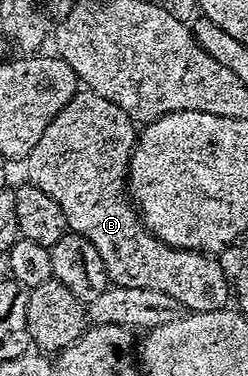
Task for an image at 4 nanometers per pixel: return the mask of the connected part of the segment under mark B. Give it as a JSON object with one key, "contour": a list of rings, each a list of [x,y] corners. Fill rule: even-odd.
{"contour":[[[79,91],[75,93],[73,99],[60,110],[56,115],[56,119],[52,119],[52,123],[48,123],[48,131],[44,131],[44,135],[40,135],[40,143],[36,143],[36,147],[32,147],[32,151],[24,158],[26,173],[30,176],[27,177],[29,184],[40,187],[40,191],[44,191],[47,195],[52,195],[52,199],[56,199],[56,203],[60,203],[60,211],[64,211],[67,230],[76,235],[84,235],[84,239],[88,239],[88,243],[92,243],[92,247],[96,247],[96,252],[100,254],[100,259],[104,259],[104,271],[108,275],[110,285],[119,285],[120,287],[144,287],[152,291],[167,293],[168,295],[172,295],[172,299],[176,299],[181,303],[183,310],[191,313],[212,312],[217,309],[227,308],[229,301],[226,300],[231,300],[232,285],[228,280],[228,274],[223,269],[223,262],[219,260],[217,256],[208,253],[188,251],[187,249],[174,249],[168,243],[164,243],[160,240],[159,237],[154,236],[154,234],[142,224],[142,218],[138,216],[138,211],[134,208],[128,192],[130,156],[134,154],[135,144],[136,122],[134,122],[119,105],[95,93]]]}

